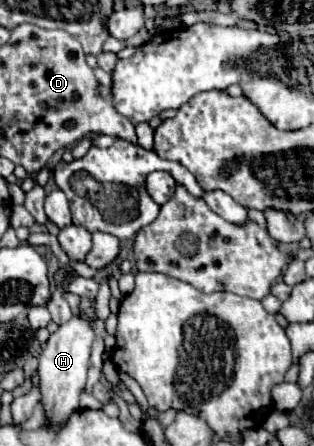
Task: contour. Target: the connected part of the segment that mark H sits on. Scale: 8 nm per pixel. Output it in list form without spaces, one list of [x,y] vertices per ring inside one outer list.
[[[82,297],[80,299],[80,311],[78,315],[72,315],[70,321],[60,325],[56,333],[50,335],[42,355],[40,355],[40,391],[42,391],[42,403],[46,407],[46,423],[64,423],[68,415],[80,409],[78,397],[80,391],[86,387],[86,373],[90,365],[90,353],[92,353],[92,343],[96,339],[96,333],[92,329],[92,321],[96,319],[96,309],[94,301]]]

